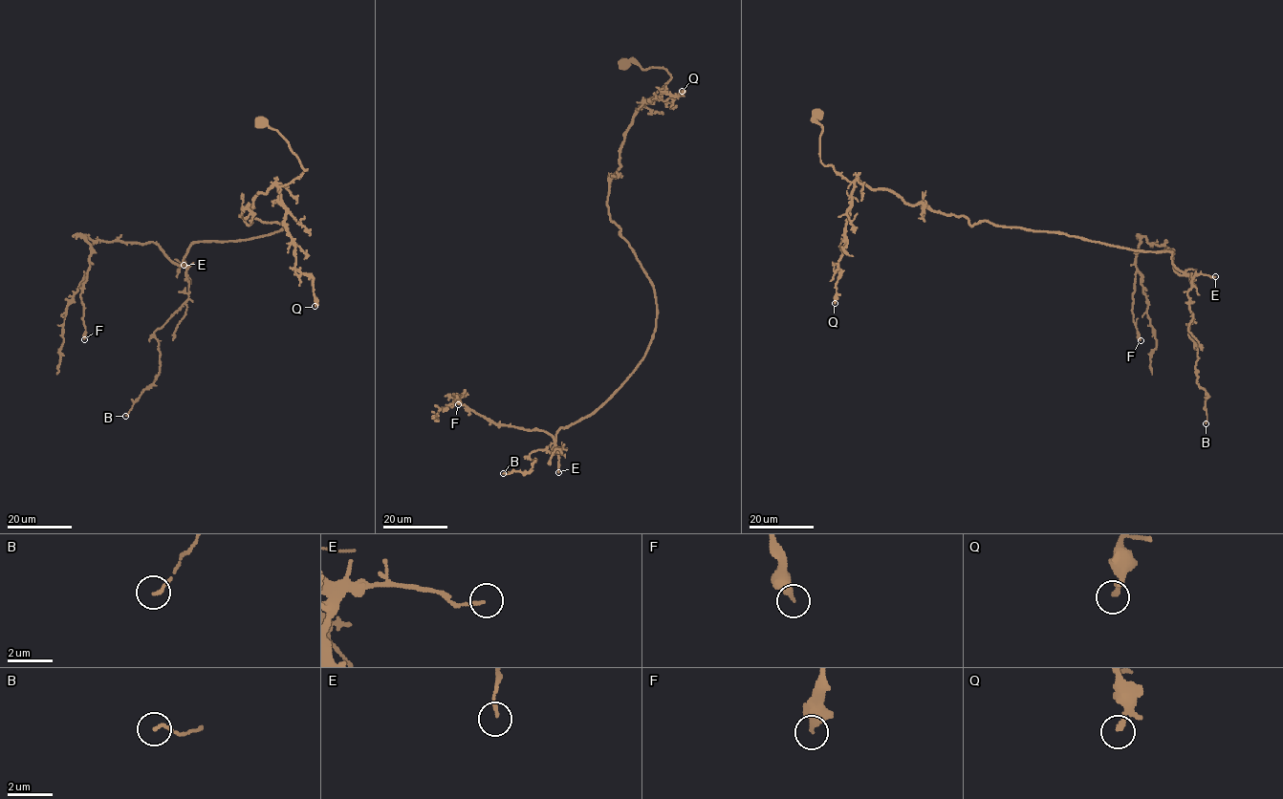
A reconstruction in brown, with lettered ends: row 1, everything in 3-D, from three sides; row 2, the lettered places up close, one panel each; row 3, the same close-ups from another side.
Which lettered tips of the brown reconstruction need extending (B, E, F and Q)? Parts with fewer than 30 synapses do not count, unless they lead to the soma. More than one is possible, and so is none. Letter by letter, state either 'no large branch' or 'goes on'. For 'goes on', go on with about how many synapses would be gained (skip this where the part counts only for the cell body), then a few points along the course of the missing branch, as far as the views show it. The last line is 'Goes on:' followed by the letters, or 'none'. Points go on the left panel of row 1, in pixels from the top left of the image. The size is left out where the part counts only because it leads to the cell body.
B: no large branch
E: no large branch
F: no large branch
Q: no large branch
Goes on: none

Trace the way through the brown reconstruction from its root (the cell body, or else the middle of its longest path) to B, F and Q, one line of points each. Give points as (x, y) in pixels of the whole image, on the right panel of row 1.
B: (816, 114), (820, 161), (848, 181), (971, 225), (1168, 250), (1192, 275), (1188, 334), (1206, 423)
F: (816, 114), (824, 165), (909, 205), (1168, 250), (1182, 274), (1172, 249), (1142, 236), (1137, 248), (1141, 340)
Q: (816, 114), (814, 118), (822, 126), (820, 161), (854, 184), (835, 303)

